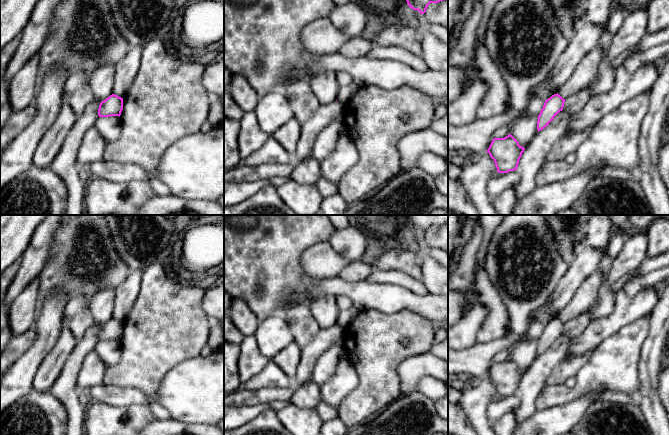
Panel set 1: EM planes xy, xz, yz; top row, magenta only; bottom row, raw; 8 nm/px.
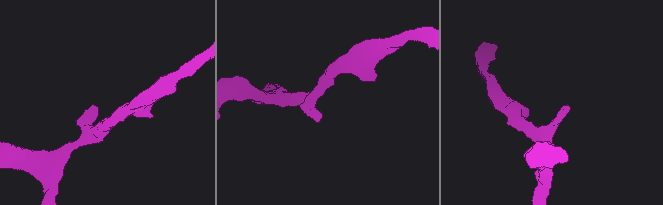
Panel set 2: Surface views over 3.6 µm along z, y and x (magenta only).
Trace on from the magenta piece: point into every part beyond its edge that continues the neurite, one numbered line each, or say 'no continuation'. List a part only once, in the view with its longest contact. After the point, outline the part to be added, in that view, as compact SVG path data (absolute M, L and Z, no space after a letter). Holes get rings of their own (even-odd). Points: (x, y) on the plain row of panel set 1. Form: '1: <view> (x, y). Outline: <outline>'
no continuation

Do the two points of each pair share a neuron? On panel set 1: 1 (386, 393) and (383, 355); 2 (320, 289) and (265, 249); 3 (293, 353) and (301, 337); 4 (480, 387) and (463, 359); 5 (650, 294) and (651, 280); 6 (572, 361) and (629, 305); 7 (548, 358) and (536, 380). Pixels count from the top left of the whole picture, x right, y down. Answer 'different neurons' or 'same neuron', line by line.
1: same neuron
2: same neuron
3: different neurons
4: different neurons
5: different neurons
6: different neurons
7: same neuron

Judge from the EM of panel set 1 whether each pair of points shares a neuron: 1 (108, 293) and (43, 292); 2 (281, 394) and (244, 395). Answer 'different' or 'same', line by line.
1: different
2: same

